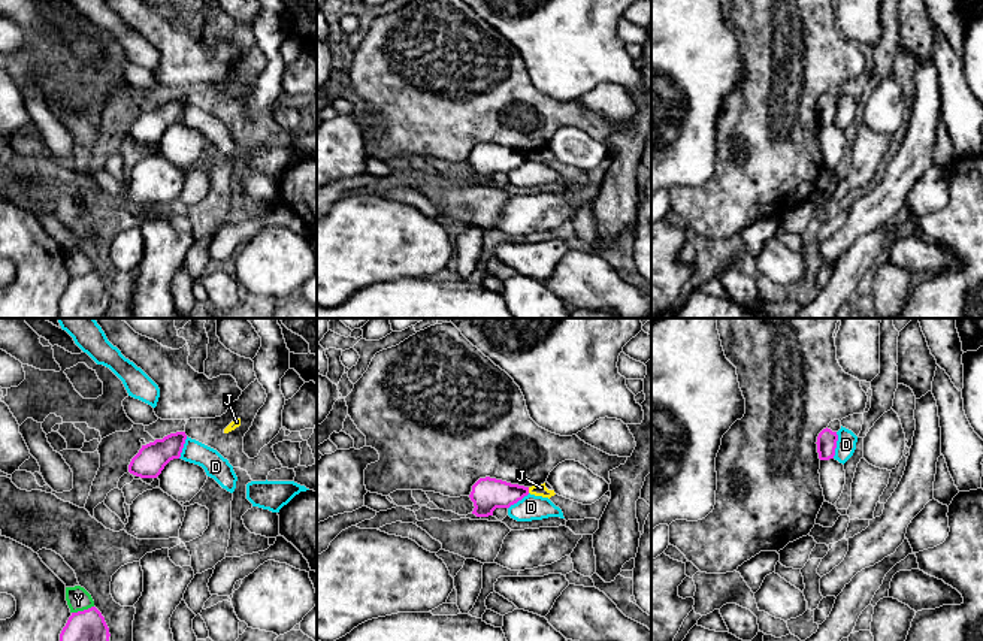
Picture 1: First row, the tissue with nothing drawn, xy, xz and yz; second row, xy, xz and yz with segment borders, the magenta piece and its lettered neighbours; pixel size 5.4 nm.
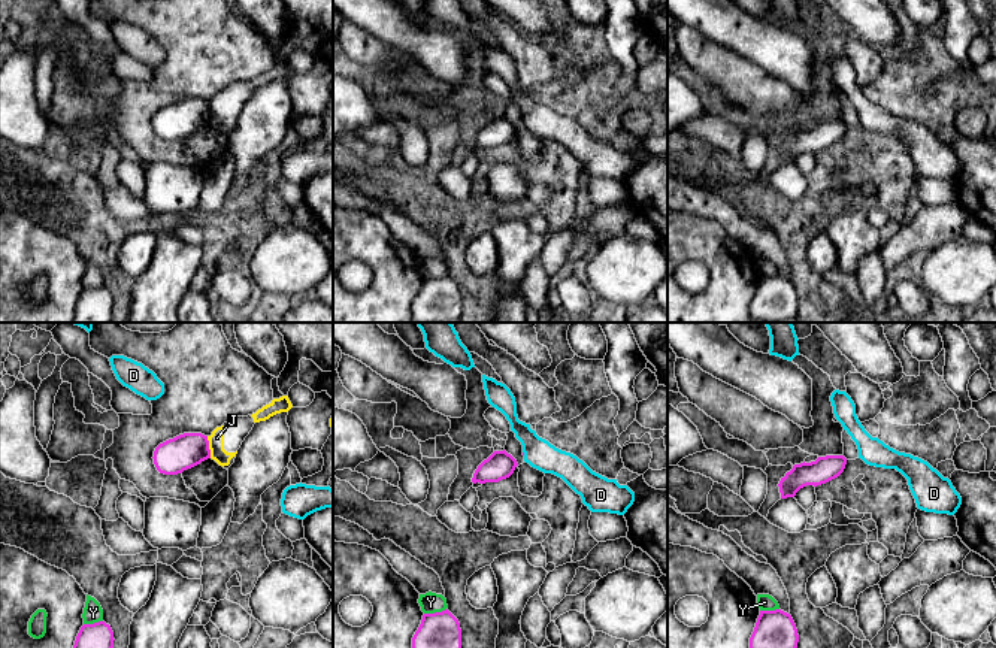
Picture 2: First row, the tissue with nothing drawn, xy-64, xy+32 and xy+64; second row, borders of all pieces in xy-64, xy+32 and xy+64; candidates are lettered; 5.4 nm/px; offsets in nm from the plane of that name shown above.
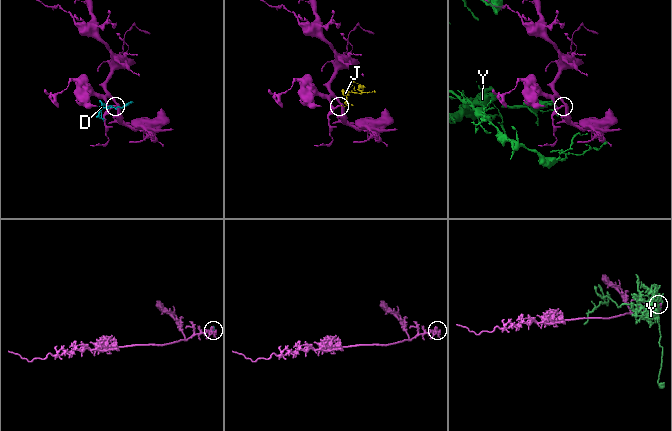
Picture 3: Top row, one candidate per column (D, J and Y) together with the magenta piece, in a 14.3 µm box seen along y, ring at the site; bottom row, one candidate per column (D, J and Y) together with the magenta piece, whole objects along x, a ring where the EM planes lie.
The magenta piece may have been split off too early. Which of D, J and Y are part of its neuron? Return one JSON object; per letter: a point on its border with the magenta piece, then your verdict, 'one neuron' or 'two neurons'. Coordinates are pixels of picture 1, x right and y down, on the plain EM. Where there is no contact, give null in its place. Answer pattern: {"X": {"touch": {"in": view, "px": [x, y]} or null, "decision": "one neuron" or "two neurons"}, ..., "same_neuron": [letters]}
{"D": {"touch": {"in": "yz", "px": [835, 111]}, "decision": "two neurons"}, "J": {"touch": {"in": "xz", "px": [528, 156]}, "decision": "two neurons"}, "Y": {"touch": {"in": "xy", "px": [84, 275]}, "decision": "two neurons"}, "same_neuron": []}

